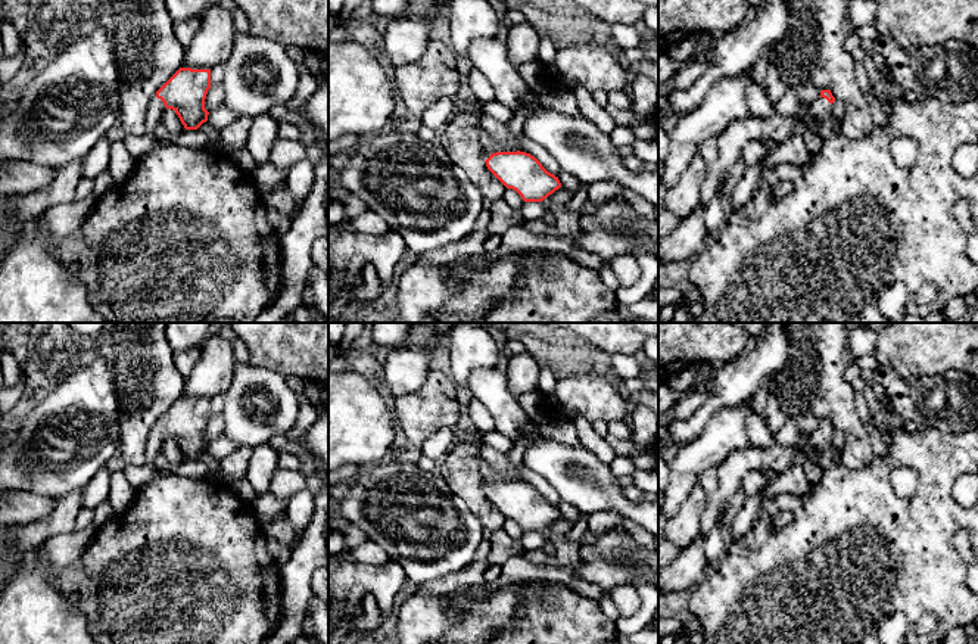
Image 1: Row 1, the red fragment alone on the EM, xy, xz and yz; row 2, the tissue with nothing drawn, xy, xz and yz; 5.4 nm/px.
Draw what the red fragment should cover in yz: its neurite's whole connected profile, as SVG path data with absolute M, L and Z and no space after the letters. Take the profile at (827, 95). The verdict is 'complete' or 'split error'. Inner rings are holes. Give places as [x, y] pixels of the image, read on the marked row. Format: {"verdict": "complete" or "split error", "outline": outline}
{"verdict": "split error", "outline": "M822 90L820 96L812 102L809 115L801 119L806 127L803 134L804 137L820 134L820 130L834 102L835 97L832 96L831 90Z"}

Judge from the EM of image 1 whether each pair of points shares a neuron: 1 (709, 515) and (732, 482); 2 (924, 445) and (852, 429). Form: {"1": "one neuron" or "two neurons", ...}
{"1": "one neuron", "2": "two neurons"}

